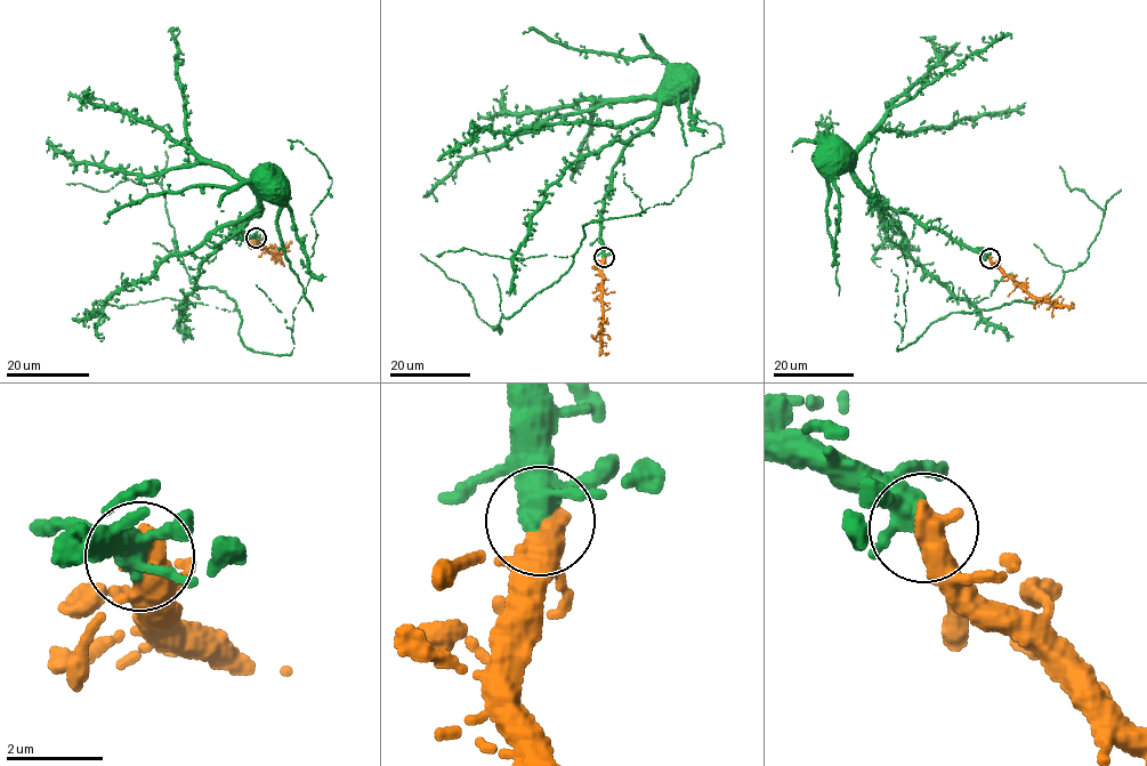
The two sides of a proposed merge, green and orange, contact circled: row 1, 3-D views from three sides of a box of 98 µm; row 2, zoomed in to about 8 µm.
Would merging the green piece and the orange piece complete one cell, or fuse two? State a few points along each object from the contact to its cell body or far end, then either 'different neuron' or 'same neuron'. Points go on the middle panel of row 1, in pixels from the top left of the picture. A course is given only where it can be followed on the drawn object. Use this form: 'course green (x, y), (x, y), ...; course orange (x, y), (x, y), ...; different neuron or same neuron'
course green (604, 257), (602, 216), (612, 168), (620, 153), (655, 119), (661, 103), (671, 91), (675, 73), (680, 71); course orange (604, 257), (600, 355), (610, 353); same neuron

